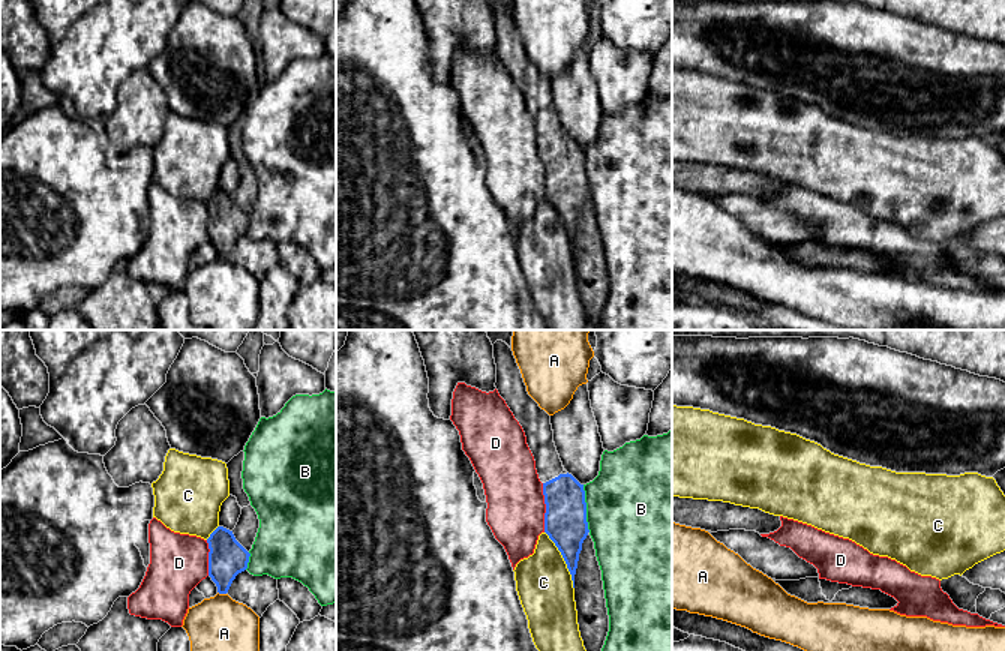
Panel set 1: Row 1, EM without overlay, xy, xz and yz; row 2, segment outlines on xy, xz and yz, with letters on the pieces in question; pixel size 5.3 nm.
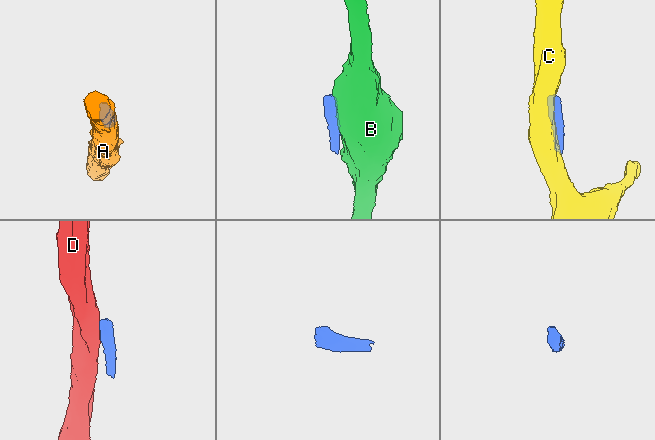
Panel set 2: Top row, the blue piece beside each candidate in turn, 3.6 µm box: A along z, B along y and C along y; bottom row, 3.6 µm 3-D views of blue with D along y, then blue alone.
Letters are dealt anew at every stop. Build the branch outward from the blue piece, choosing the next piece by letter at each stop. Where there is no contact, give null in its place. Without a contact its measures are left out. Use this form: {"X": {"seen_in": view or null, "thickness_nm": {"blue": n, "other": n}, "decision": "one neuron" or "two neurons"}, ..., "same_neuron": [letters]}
{"A": {"seen_in": "xy", "thickness_nm": {"blue": 200, "other": 300}, "decision": "two neurons"}, "B": {"seen_in": "xz", "thickness_nm": {"blue": 220, "other": 500}, "decision": "two neurons"}, "C": {"seen_in": "xz", "thickness_nm": {"blue": 220, "other": 300}, "decision": "two neurons"}, "D": {"seen_in": "xz", "thickness_nm": {"blue": 220, "other": 300}, "decision": "two neurons"}, "same_neuron": []}

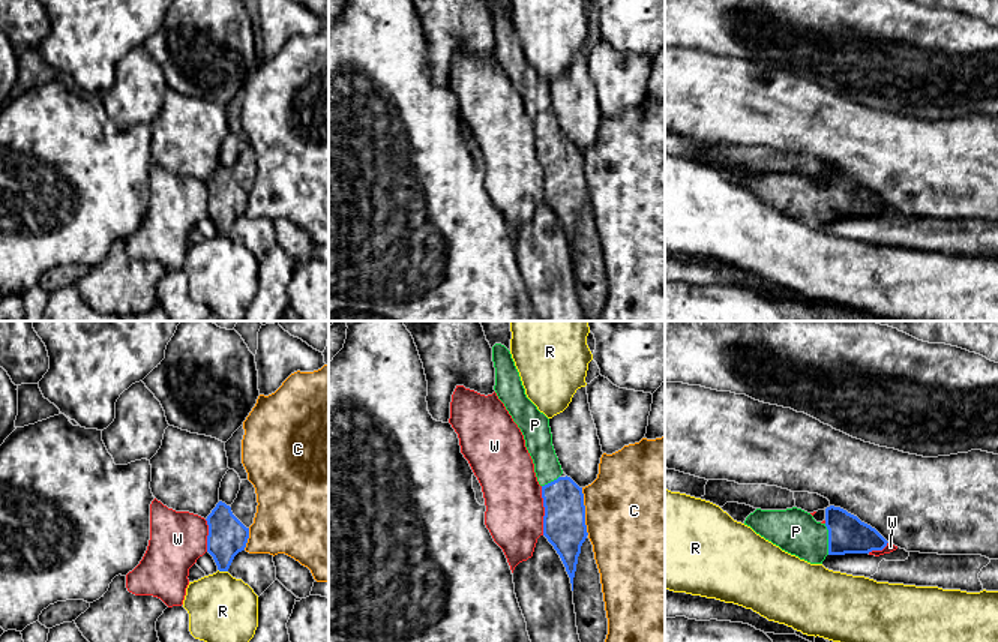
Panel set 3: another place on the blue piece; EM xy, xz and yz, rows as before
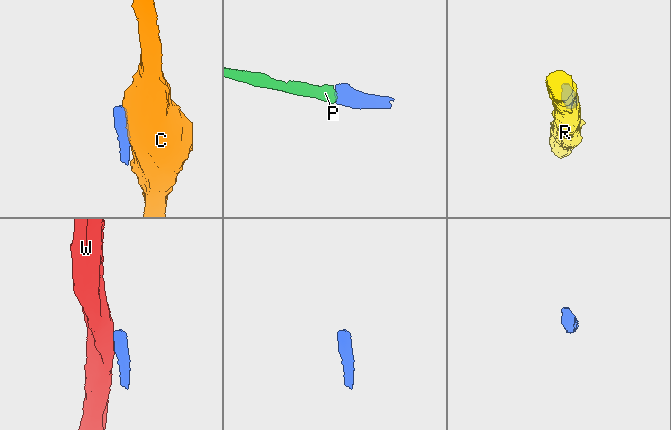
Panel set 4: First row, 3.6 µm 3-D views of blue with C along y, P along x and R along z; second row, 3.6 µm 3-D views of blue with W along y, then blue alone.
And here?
{"C": {"seen_in": "xz", "thickness_nm": {"blue": 220, "other": 500}, "decision": "two neurons"}, "P": {"seen_in": "yz", "thickness_nm": {"blue": 200, "other": 240}, "decision": "one neuron"}, "R": {"seen_in": "xy", "thickness_nm": {"blue": 200, "other": 360}, "decision": "two neurons"}, "W": {"seen_in": "xz", "thickness_nm": {"blue": 220, "other": 300}, "decision": "two neurons"}, "same_neuron": ["P"]}

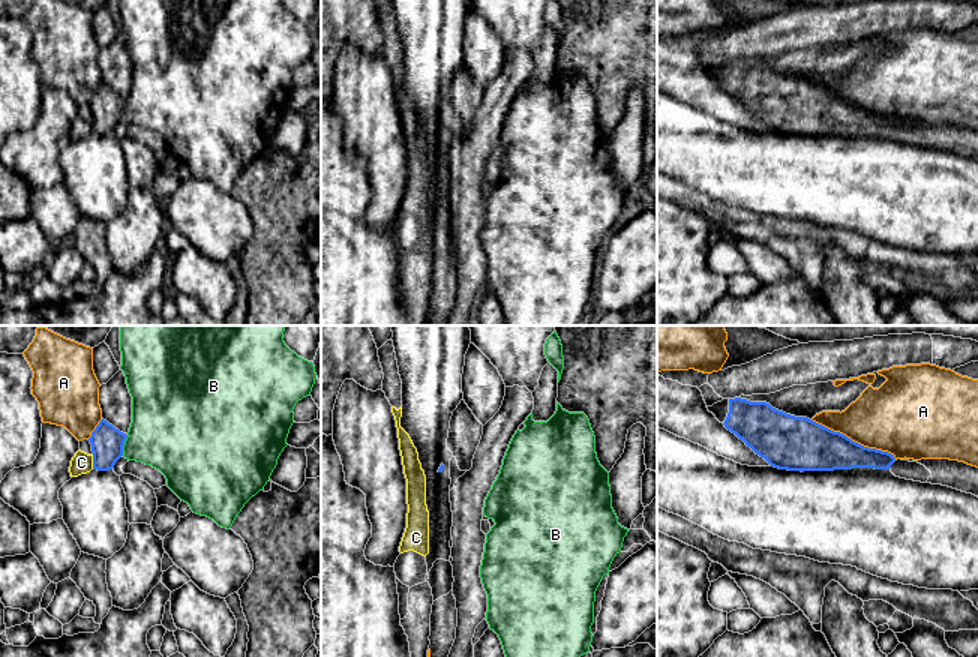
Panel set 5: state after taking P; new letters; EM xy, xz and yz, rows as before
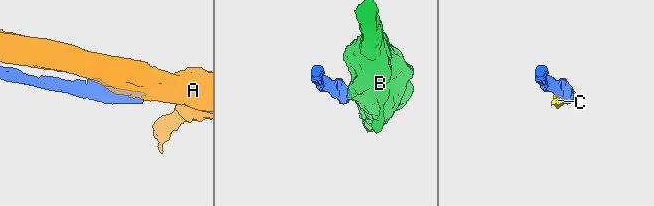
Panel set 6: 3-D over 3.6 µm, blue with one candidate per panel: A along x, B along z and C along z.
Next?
{"A": {"seen_in": "yz", "thickness_nm": {"blue": 280, "other": 360}, "decision": "two neurons"}, "B": {"seen_in": "xy", "thickness_nm": {"blue": 180, "other": 400}, "decision": "two neurons"}, "C": {"seen_in": "xy", "thickness_nm": {"blue": 180, "other": 110}, "decision": "two neurons"}, "same_neuron": []}

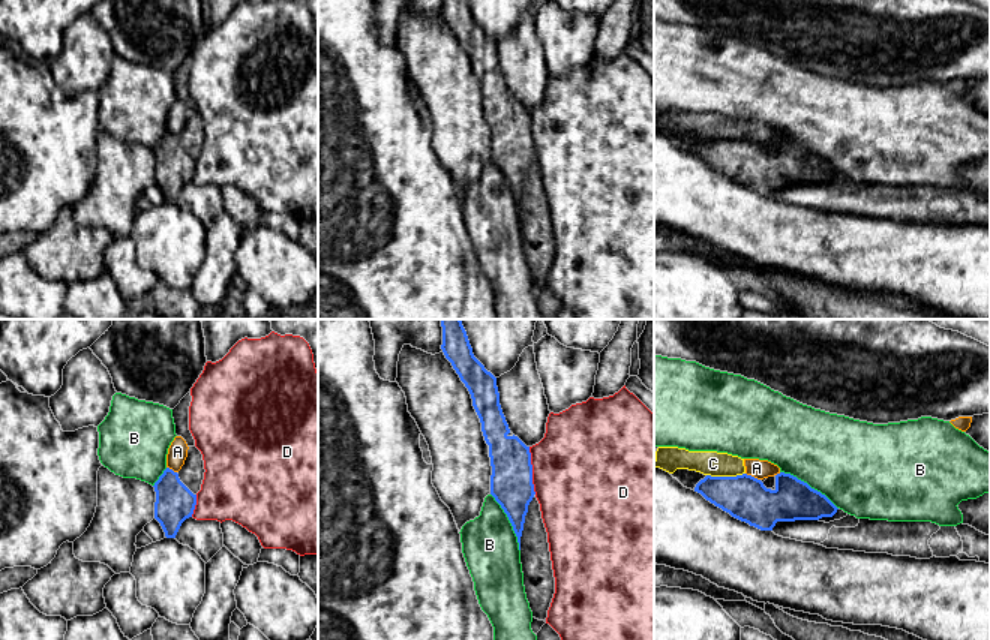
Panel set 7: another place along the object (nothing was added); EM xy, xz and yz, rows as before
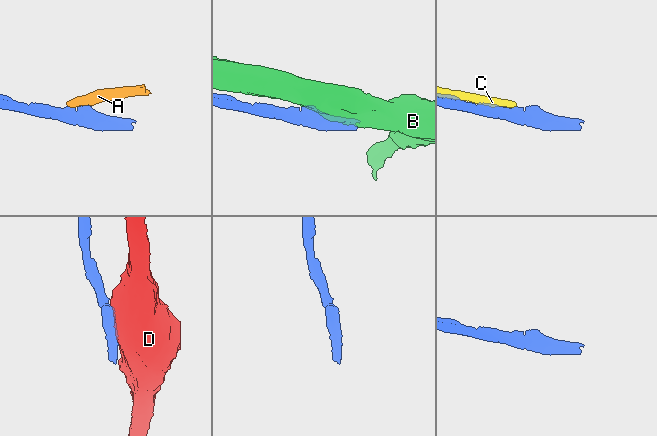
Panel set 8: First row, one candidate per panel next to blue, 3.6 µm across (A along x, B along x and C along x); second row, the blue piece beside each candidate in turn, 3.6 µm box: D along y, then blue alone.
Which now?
{"A": {"seen_in": "yz", "thickness_nm": {"blue": 240, "other": 100}, "decision": "two neurons"}, "B": {"seen_in": "yz", "thickness_nm": {"blue": 220, "other": 440}, "decision": "two neurons"}, "C": {"seen_in": "yz", "thickness_nm": {"blue": 240, "other": 130}, "decision": "two neurons"}, "D": {"seen_in": "xz", "thickness_nm": {"blue": 220, "other": 500}, "decision": "two neurons"}, "same_neuron": []}

